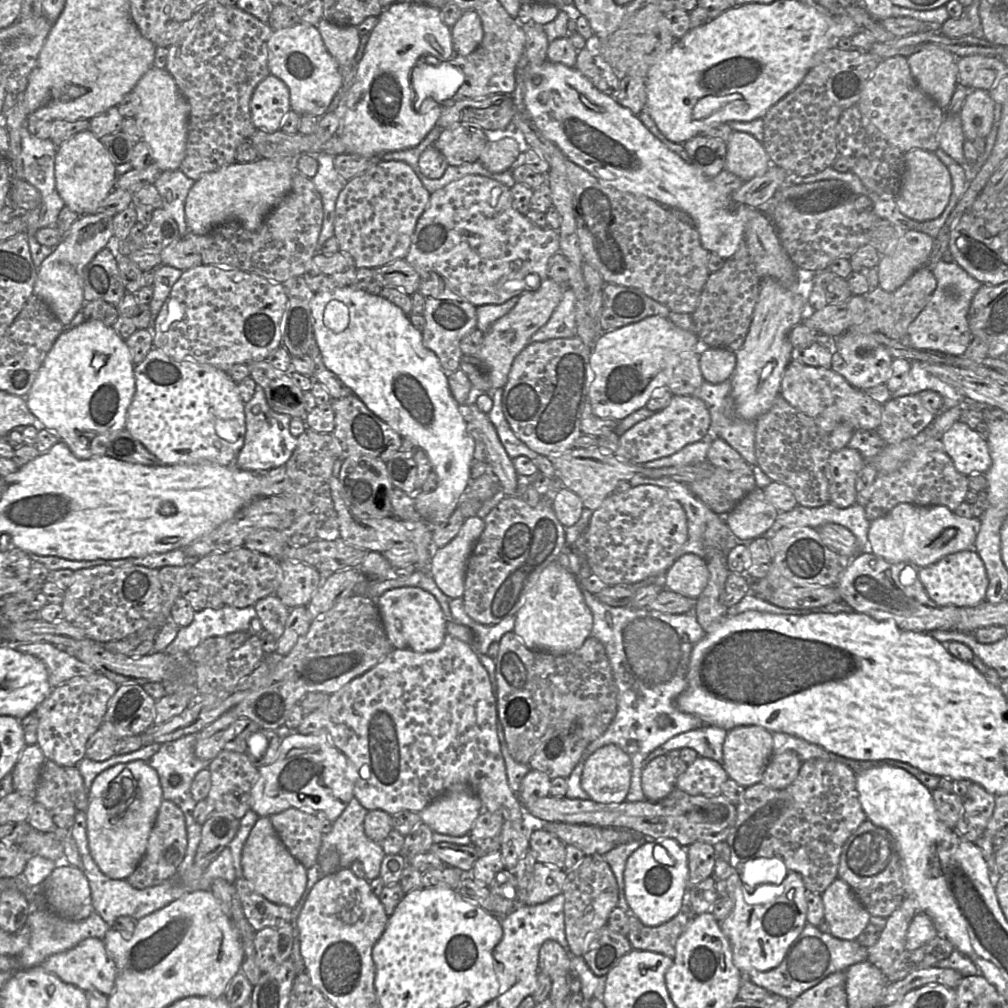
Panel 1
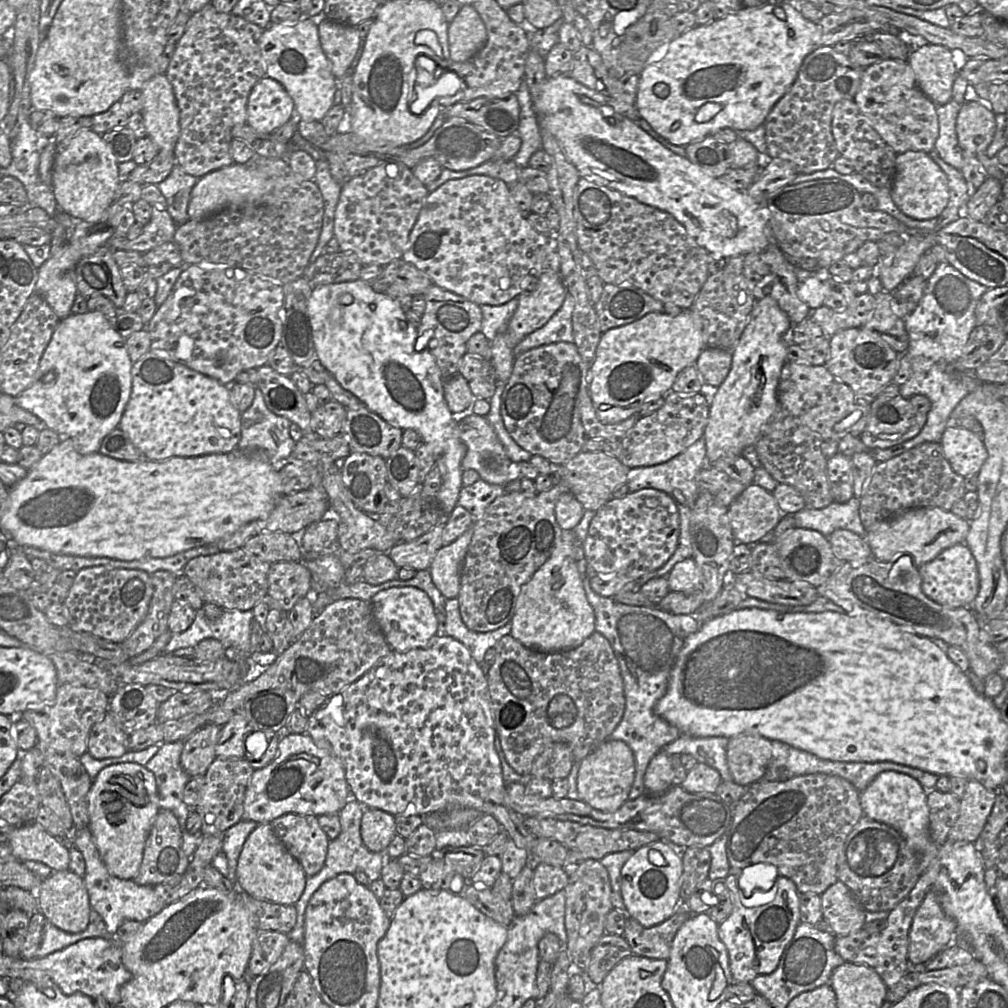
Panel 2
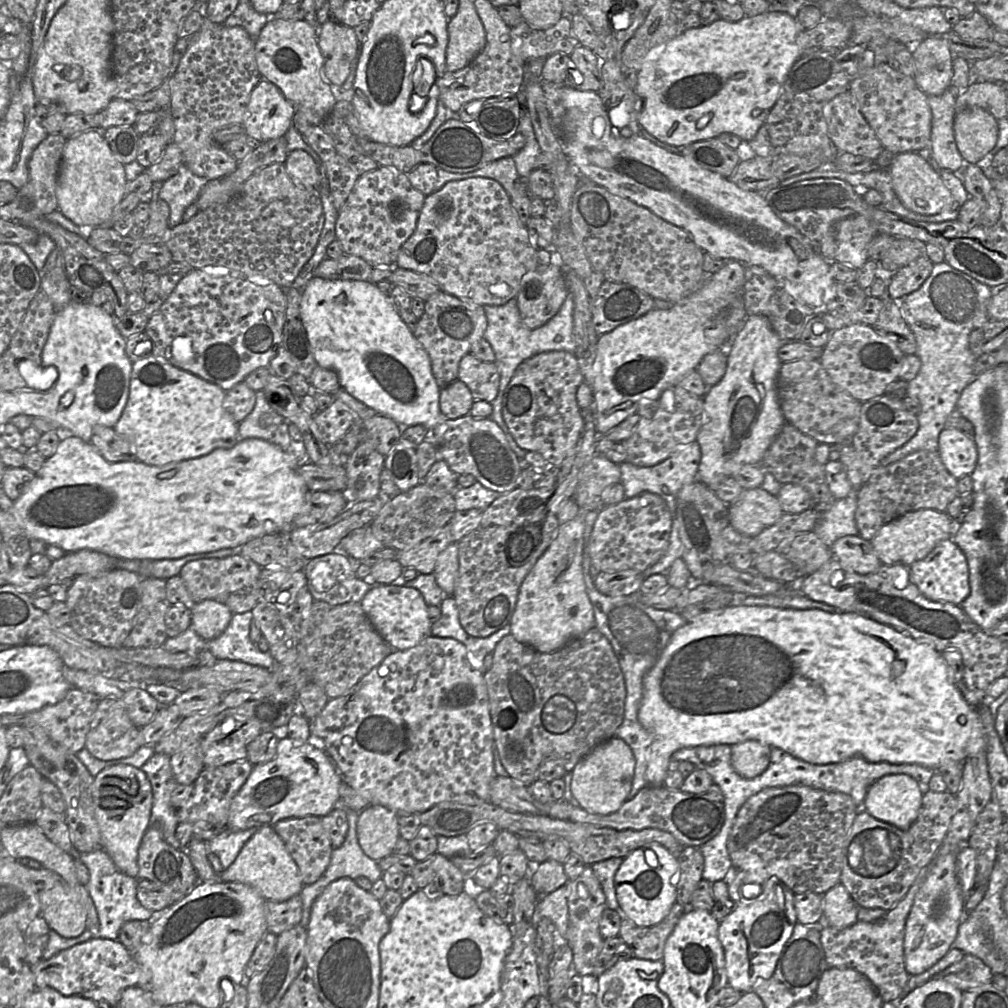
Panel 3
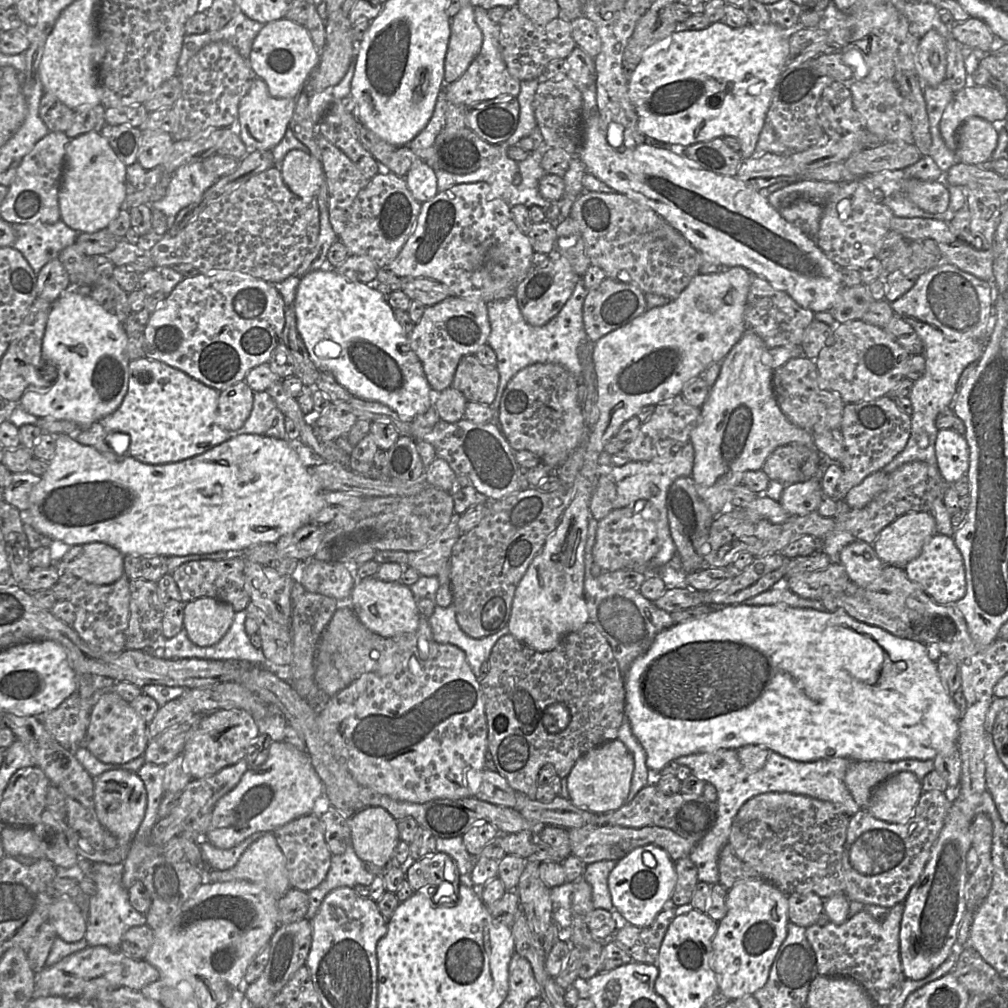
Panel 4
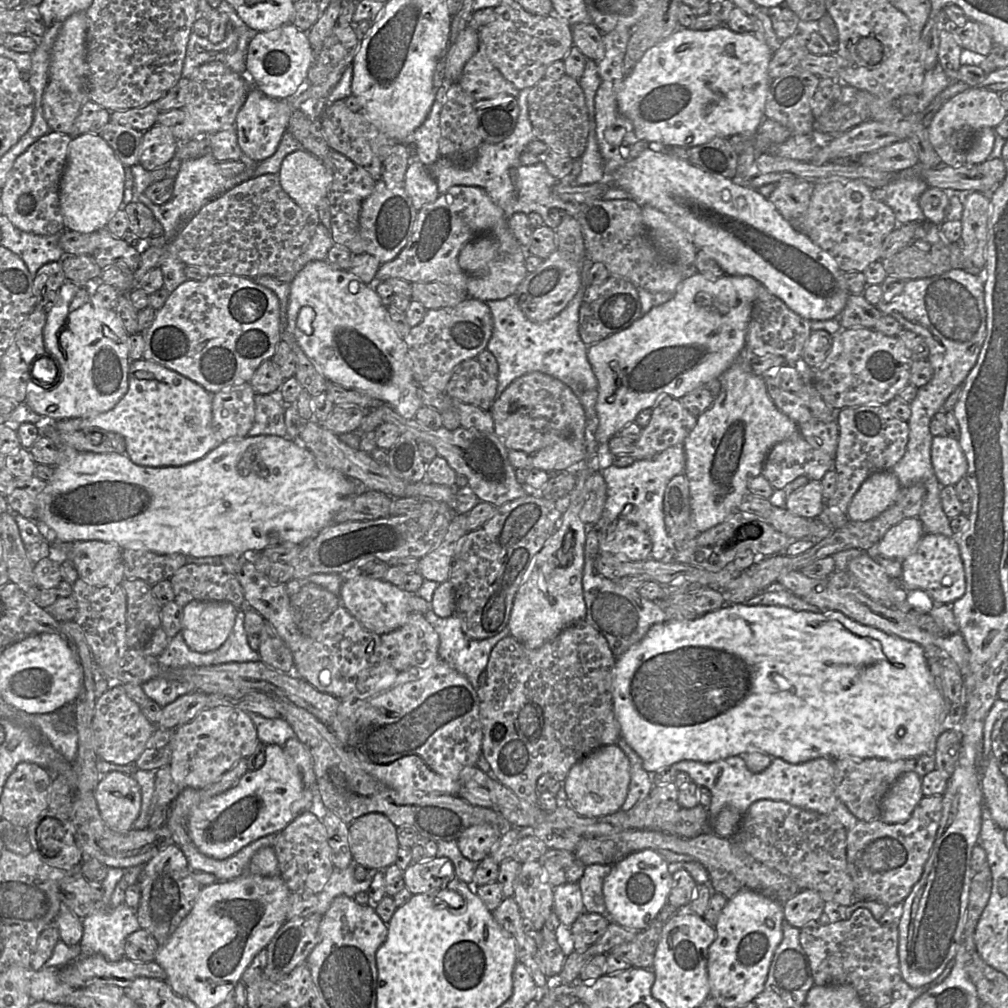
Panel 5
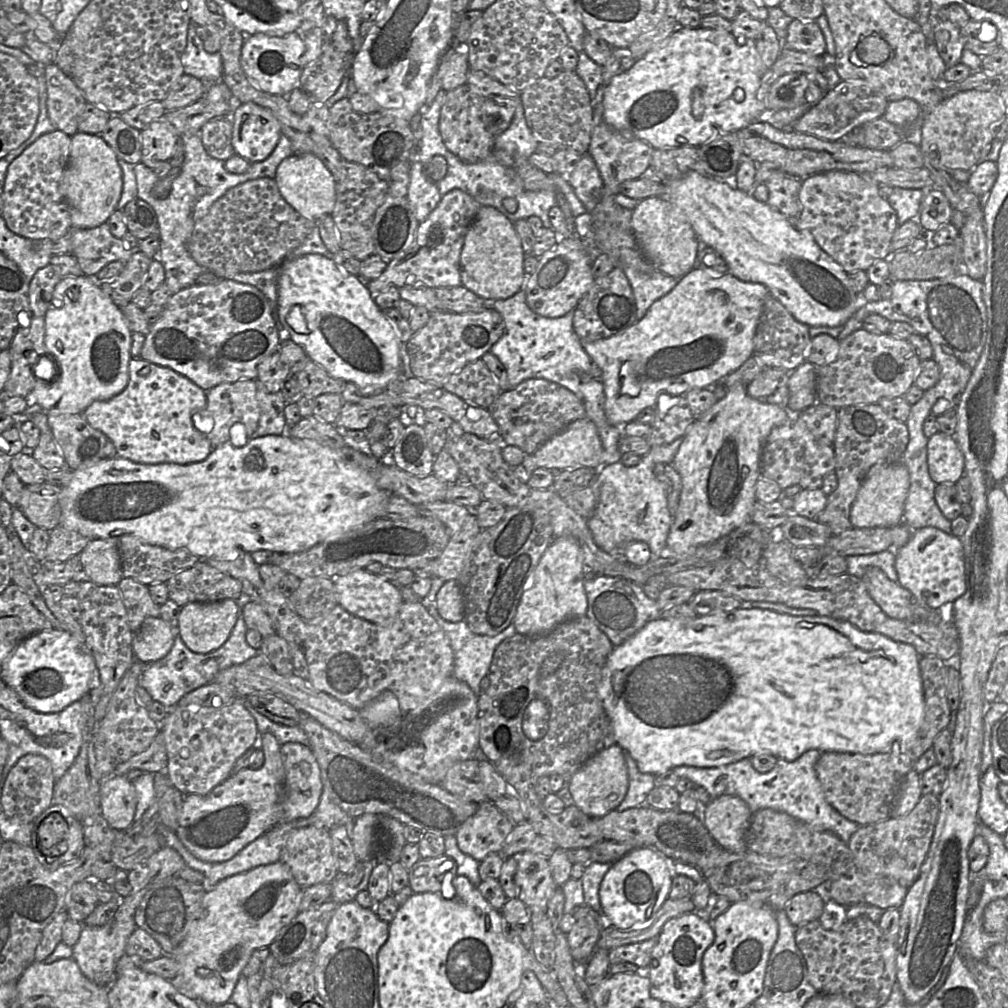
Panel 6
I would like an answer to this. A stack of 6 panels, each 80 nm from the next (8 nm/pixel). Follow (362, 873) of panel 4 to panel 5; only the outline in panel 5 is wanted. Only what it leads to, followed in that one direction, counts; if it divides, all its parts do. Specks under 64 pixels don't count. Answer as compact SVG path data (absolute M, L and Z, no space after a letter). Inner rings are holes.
M352 857L352 861L345 869L334 870L330 879L321 892L318 893L318 904L316 912L323 915L329 908L332 901L340 895L354 897L360 891L368 891L372 878L367 875L366 879L357 881L354 878L354 870L357 863Z

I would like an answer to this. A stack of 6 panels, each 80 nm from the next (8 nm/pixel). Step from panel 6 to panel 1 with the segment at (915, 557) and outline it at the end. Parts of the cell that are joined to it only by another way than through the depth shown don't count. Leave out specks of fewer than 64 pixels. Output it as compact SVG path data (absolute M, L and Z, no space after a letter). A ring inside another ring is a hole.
M975 549L948 554L920 568L919 576L926 593L938 605L970 607L985 601L989 578L984 562Z

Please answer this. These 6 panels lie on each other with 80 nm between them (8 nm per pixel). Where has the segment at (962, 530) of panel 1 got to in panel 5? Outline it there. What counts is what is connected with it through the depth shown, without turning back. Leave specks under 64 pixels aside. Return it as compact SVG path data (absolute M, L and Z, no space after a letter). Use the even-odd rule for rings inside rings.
M918 517L905 518L885 533L873 553L902 561L915 551L924 534L923 524Z

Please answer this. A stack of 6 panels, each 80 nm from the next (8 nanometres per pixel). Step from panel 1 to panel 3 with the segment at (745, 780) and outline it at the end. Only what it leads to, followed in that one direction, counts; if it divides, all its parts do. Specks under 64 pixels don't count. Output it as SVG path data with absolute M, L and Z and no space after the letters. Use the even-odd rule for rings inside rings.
M746 740L731 746L731 763L744 778L764 772L770 762L771 747L757 740Z

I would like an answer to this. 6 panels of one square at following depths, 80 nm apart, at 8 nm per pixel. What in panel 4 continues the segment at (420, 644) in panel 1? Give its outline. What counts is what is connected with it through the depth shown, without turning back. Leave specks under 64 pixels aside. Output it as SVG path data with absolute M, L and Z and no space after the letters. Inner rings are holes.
M376 577L358 579L348 604L366 628L386 638L416 631L421 617L416 598L408 586L401 582L384 582Z

